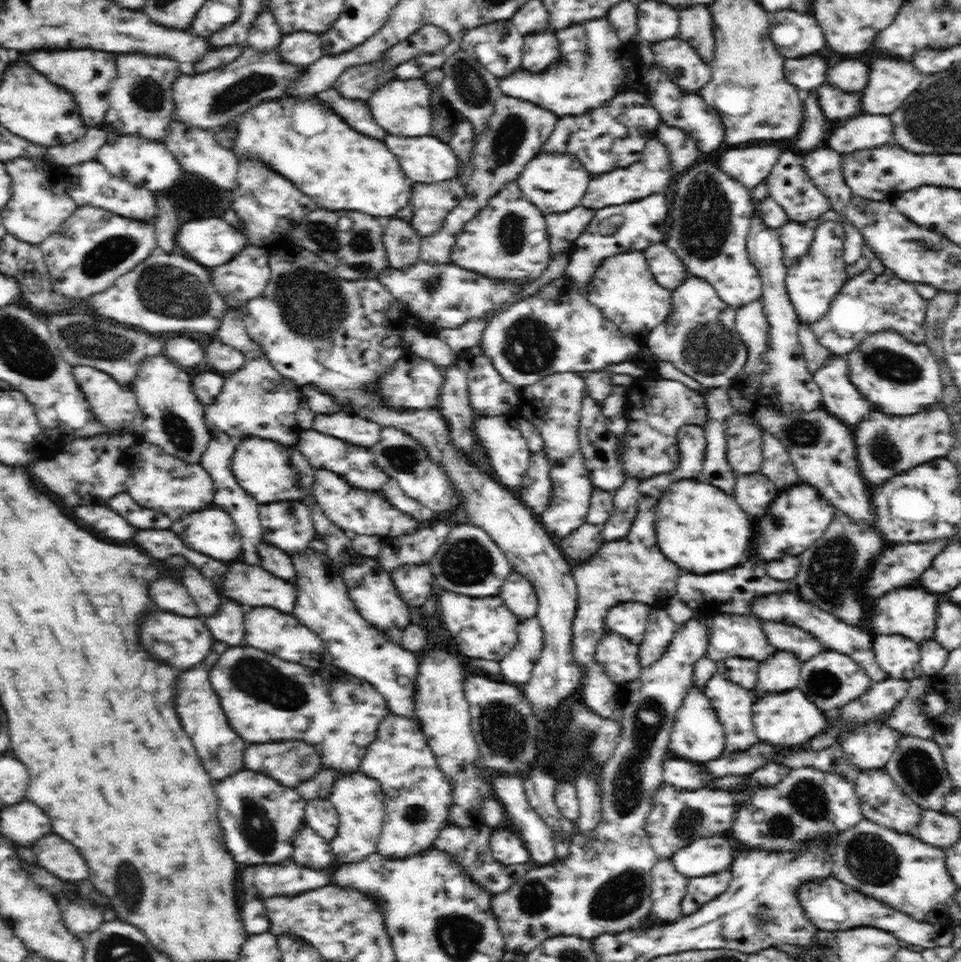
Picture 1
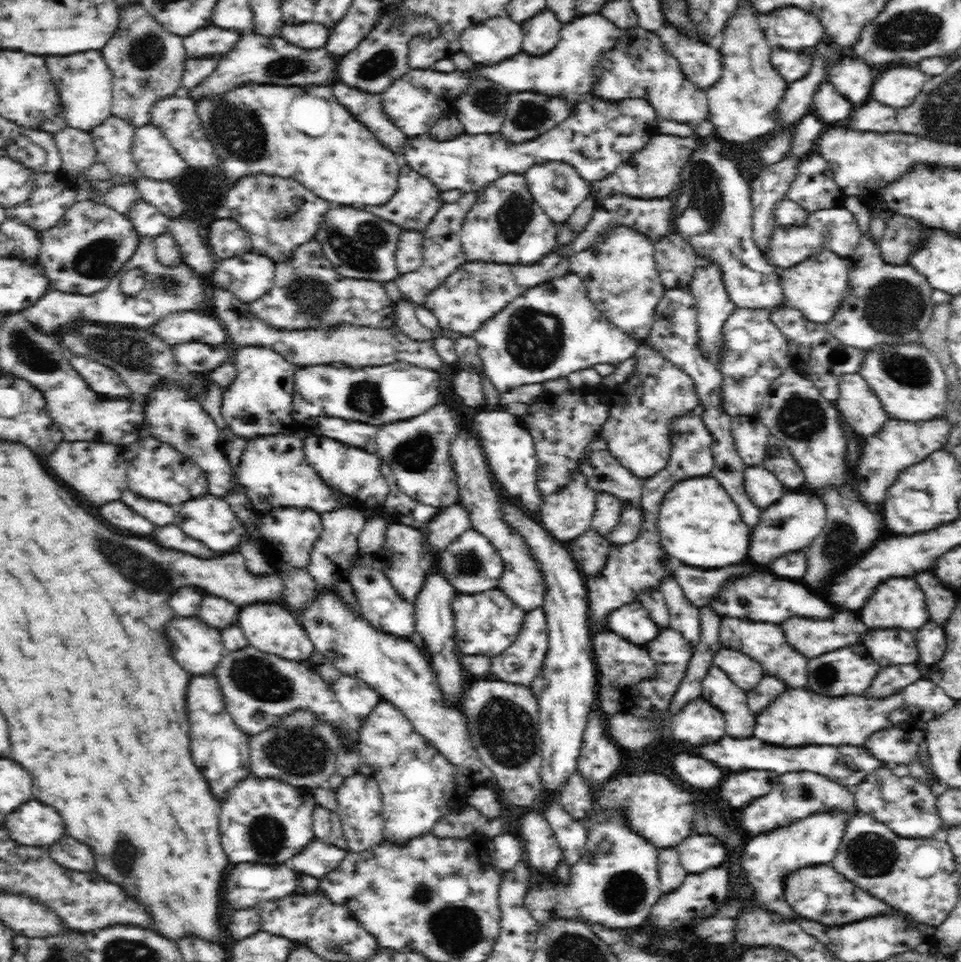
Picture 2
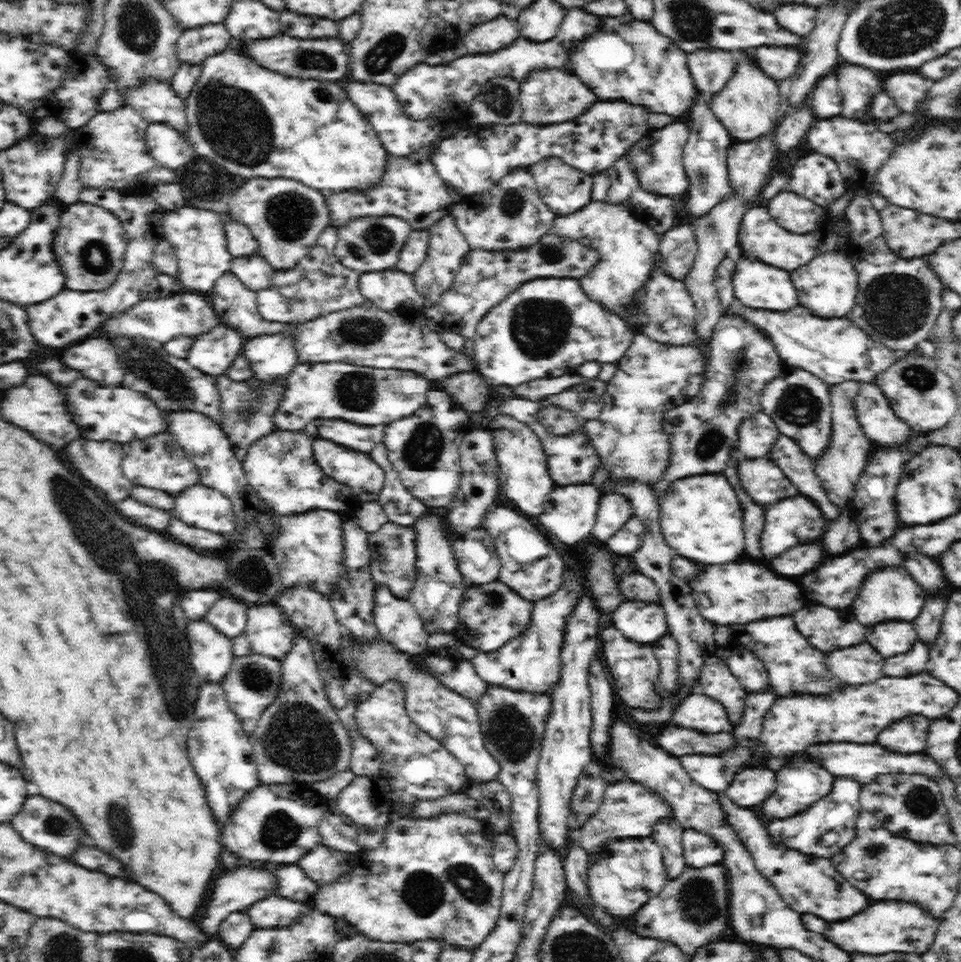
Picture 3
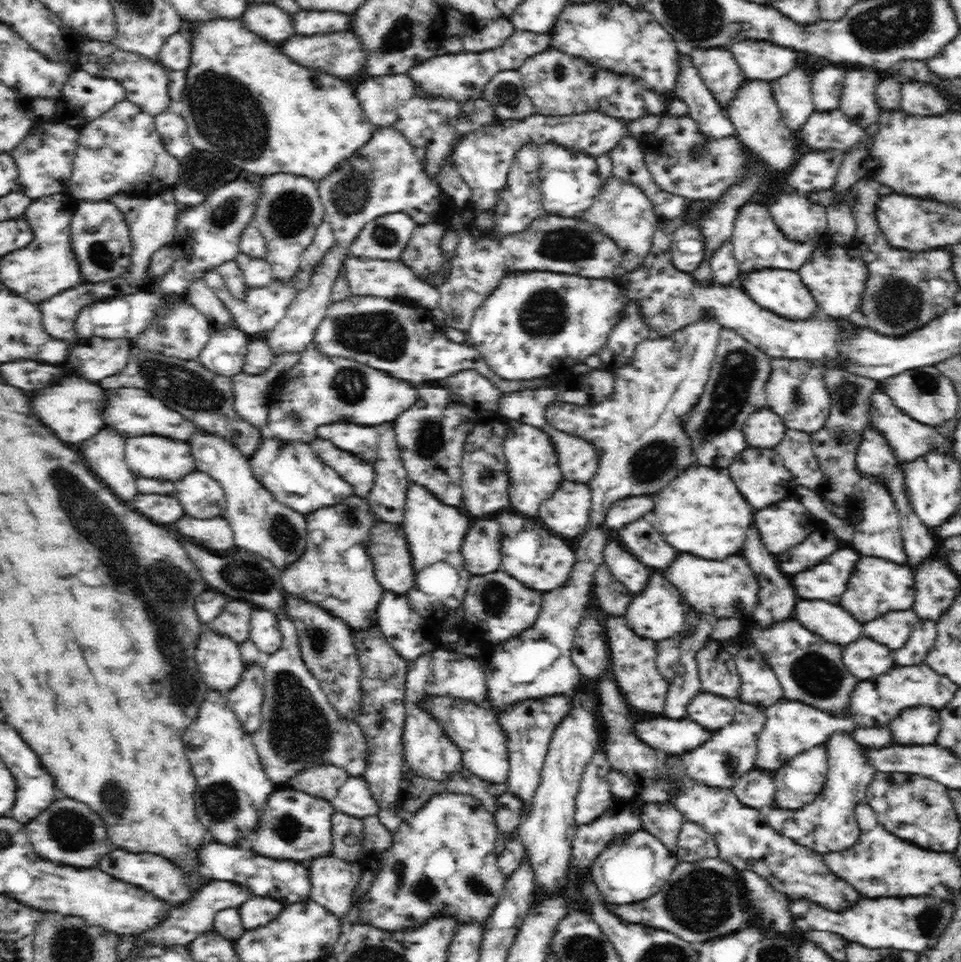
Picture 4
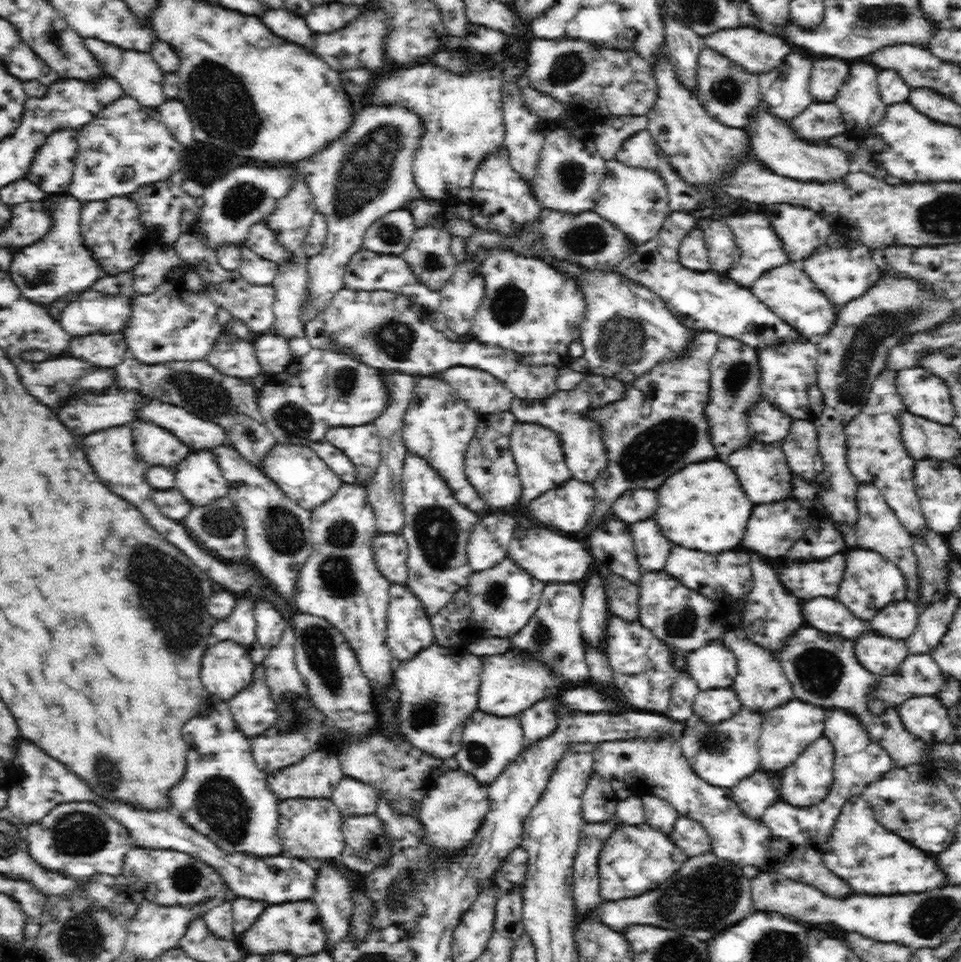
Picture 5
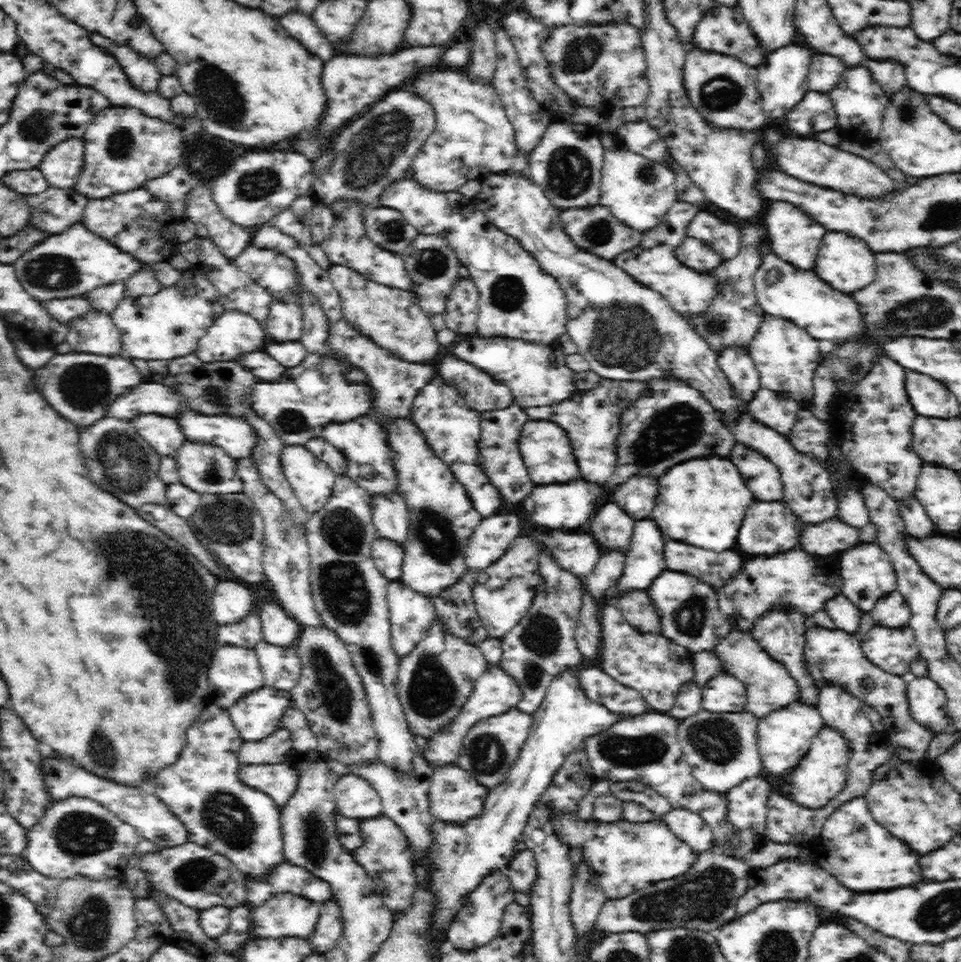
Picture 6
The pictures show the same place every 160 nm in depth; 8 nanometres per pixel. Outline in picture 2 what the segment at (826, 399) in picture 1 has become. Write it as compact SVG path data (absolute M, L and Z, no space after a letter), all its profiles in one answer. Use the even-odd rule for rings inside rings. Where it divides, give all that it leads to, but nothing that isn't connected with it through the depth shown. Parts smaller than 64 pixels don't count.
M860 374L844 376L840 381L840 398L834 402L839 414L856 429L863 438L878 435L890 415L884 410L882 401L868 388Z

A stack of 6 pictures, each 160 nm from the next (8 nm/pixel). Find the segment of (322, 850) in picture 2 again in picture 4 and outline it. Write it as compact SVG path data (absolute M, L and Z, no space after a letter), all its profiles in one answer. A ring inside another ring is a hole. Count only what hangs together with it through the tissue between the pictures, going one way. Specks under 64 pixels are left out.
M332 855L316 858L307 864L311 882L309 899L342 921L355 902L353 892L363 873L360 864L336 859Z

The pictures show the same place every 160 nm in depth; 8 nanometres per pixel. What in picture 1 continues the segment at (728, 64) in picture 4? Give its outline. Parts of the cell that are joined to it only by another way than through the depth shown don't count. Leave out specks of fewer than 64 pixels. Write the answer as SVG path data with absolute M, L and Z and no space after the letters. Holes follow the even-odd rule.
M679 35L651 43L655 63L664 67L686 93L695 93L712 80L712 65Z

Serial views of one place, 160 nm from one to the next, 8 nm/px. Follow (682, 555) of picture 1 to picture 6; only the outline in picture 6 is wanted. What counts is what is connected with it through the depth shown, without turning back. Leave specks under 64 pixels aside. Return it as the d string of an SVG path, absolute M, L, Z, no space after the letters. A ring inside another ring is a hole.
M718 456L686 460L668 468L658 480L660 492L650 518L666 538L710 550L734 546L744 512L754 502L754 494L742 480L736 464Z

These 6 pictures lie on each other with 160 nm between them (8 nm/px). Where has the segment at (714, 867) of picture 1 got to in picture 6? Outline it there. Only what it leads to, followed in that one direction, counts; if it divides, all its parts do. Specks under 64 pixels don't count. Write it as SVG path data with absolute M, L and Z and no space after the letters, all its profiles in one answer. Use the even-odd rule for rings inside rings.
M672 807L661 816L661 819L695 852L703 853L712 849L714 835L710 825L704 821L700 813L692 812L687 808Z

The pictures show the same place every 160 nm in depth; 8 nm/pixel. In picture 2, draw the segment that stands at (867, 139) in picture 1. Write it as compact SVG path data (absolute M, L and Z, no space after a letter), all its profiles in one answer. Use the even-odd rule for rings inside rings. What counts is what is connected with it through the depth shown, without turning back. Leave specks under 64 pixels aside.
M870 98L870 102L856 110L852 122L848 125L861 132L899 132L898 114L898 109Z

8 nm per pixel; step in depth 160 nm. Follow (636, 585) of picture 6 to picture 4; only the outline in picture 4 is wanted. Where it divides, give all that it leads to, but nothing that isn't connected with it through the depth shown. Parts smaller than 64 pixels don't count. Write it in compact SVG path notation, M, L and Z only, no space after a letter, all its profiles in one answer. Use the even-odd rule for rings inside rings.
M643 517L623 526L615 535L640 562L656 570L664 570L678 554Z

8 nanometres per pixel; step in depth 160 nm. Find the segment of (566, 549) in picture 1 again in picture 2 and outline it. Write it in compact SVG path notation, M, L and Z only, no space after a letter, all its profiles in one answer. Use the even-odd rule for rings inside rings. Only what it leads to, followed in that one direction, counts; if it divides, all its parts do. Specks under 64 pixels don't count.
M592 528L571 541L571 555L585 577L601 576L612 548L607 537Z

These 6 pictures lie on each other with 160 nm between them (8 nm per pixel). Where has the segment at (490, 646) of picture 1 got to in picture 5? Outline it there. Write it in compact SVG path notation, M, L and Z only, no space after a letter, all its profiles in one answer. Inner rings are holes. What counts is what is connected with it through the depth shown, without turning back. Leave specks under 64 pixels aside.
M508 554L504 560L492 565L492 568L474 572L466 588L470 594L472 617L480 625L480 633L488 637L508 639L534 616L544 584L520 567Z

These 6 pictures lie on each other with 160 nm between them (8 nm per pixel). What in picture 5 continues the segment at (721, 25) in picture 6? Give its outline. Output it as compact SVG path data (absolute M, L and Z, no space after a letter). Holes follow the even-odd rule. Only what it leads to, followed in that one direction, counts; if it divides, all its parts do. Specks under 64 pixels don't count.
M748 25L716 29L714 32L703 36L703 46L727 56L734 63L744 67L746 72L752 74L768 72L780 62L783 56L790 52L792 45L783 37L776 36L774 38L774 36L762 34L758 30L756 27L748 27Z

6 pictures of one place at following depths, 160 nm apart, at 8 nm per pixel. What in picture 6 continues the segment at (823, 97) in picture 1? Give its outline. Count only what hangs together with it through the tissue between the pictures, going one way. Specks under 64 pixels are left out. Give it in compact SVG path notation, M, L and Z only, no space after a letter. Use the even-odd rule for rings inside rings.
M820 53L813 56L807 80L809 89L814 92L830 92L846 71L845 63L837 56L829 54Z

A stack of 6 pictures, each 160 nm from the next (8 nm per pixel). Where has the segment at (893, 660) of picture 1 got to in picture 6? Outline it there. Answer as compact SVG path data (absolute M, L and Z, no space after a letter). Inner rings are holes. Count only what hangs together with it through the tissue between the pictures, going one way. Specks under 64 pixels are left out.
M894 590L894 592L880 598L870 613L876 624L888 628L908 625L911 616L906 600L898 590Z

